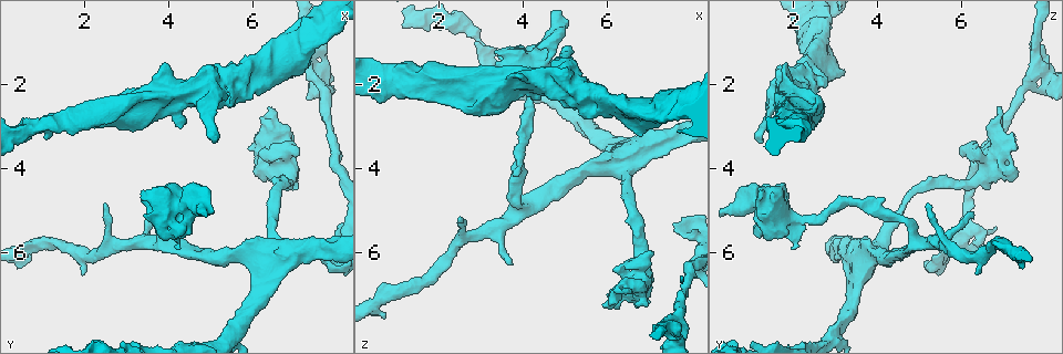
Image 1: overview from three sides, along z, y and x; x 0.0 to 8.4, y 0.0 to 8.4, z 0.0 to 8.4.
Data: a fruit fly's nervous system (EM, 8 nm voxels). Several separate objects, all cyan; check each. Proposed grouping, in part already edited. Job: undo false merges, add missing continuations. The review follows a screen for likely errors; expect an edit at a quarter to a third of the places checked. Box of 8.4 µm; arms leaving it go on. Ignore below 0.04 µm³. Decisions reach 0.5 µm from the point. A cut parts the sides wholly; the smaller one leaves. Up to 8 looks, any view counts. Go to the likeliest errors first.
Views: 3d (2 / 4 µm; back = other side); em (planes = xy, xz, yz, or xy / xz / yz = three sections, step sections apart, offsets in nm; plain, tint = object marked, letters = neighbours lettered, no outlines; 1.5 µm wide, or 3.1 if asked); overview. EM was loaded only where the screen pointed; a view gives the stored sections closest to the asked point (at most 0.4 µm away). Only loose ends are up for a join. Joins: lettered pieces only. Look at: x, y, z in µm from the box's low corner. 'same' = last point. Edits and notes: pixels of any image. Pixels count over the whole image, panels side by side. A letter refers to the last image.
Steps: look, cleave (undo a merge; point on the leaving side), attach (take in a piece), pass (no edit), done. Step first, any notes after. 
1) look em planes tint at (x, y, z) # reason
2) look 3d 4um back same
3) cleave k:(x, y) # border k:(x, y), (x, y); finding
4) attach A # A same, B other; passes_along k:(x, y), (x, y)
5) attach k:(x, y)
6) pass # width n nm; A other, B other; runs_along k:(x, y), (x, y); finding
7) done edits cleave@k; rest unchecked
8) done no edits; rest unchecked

look 3d 2um at (3.95, 1.45, 1.80) # free end

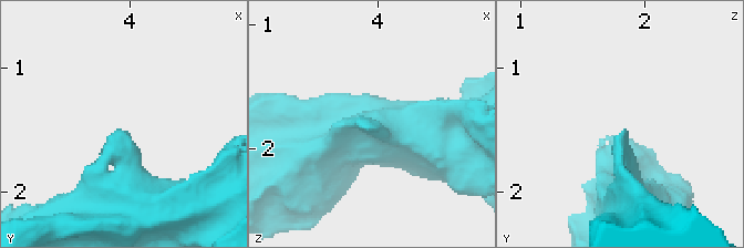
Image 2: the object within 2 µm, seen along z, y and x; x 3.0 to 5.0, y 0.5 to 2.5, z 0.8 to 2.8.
look em planes letters at (3.96, 1.50, 1.86) # shape alone is not enough

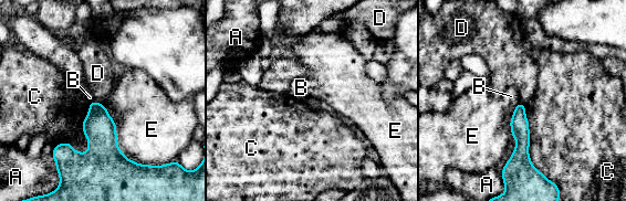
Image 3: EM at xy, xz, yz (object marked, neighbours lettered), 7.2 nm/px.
pass # A other, B other, C other, D other, E other; runs_along 3:(520, 106), (522, 160), (530, 168); no lettered piece goes on from it

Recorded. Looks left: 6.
look 3d 4um at (6.35, 2.60, 6.85) # stops while still wide

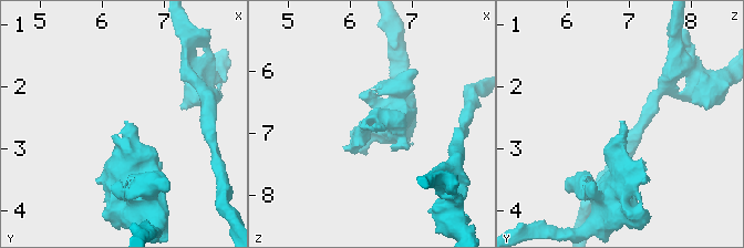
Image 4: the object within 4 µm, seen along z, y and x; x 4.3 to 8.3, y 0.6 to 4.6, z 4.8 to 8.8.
look em planes letters at (6.35, 2.60, 6.90) # need the tissue

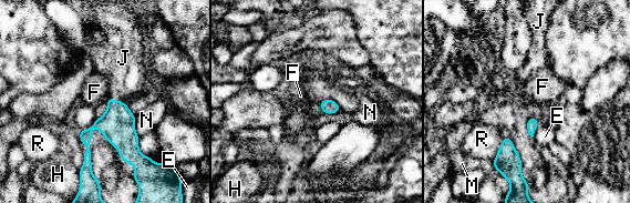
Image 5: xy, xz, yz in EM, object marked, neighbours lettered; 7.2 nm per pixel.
attach J # E other, F other, H other, J same, M other, N other, R other; passes_along 5:(117, 124), (116, 100), (126, 68); it goes on there

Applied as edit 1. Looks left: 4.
look overview # redraw

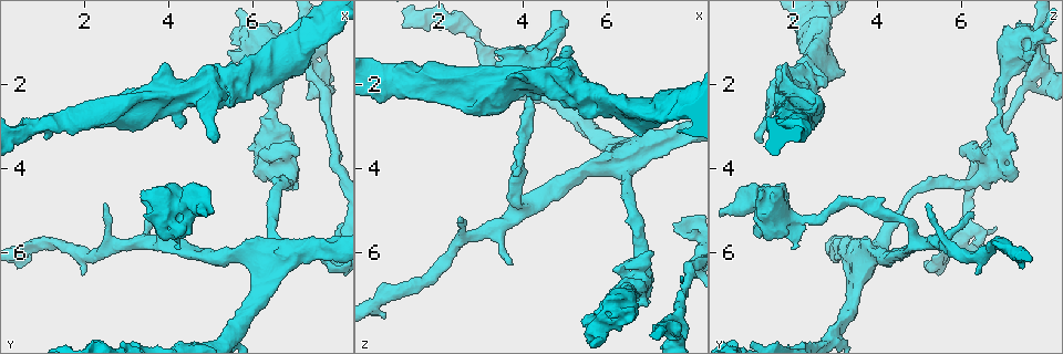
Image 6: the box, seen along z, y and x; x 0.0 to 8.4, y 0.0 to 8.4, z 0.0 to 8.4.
look 3d 2um at (5.80, 0.80, 7.85) # sudden change in width

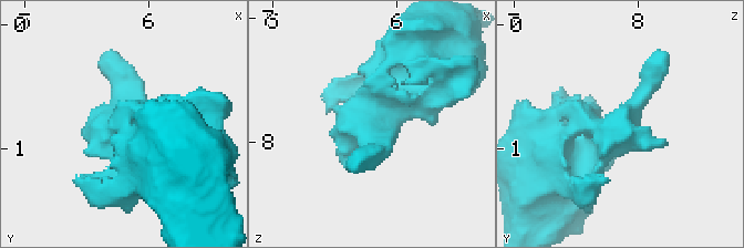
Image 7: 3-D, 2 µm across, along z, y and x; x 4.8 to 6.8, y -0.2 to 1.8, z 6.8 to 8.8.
look em xz step 4 tint at (5.82, 0.84, 7.84) # shape alone is not enough

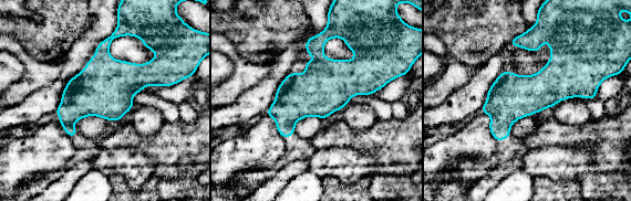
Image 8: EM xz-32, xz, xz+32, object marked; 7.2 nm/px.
look em planes letters same

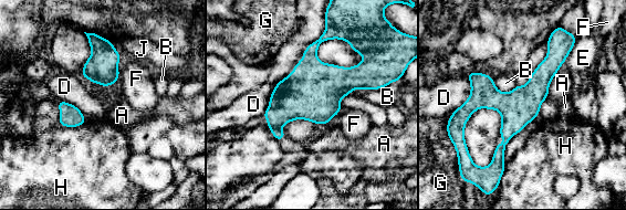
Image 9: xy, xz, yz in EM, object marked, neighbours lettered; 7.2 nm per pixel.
pass # A other, B other, D other, E other, F other, G other, H other, J other; runs_along 9:(566, 51), (519, 100), (459, 114); all the same cell

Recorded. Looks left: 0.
done edits attach@5; rest unchecked

